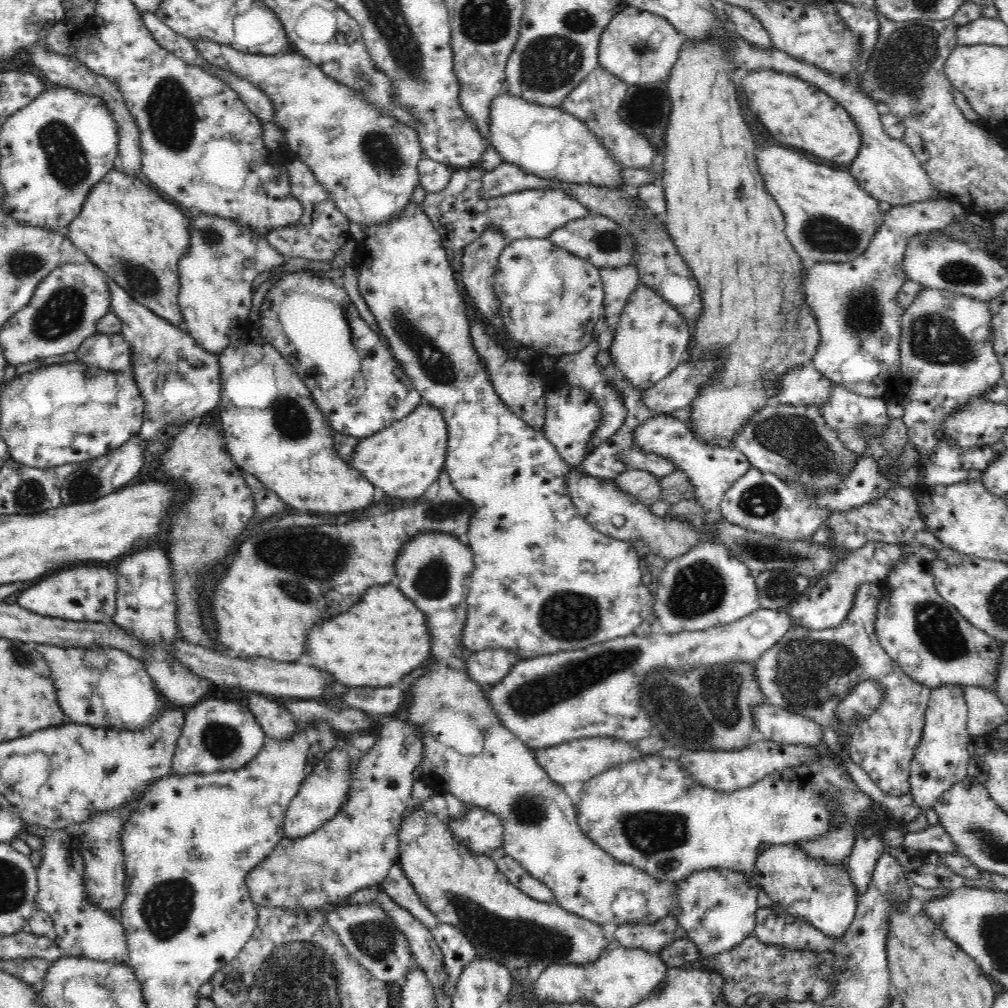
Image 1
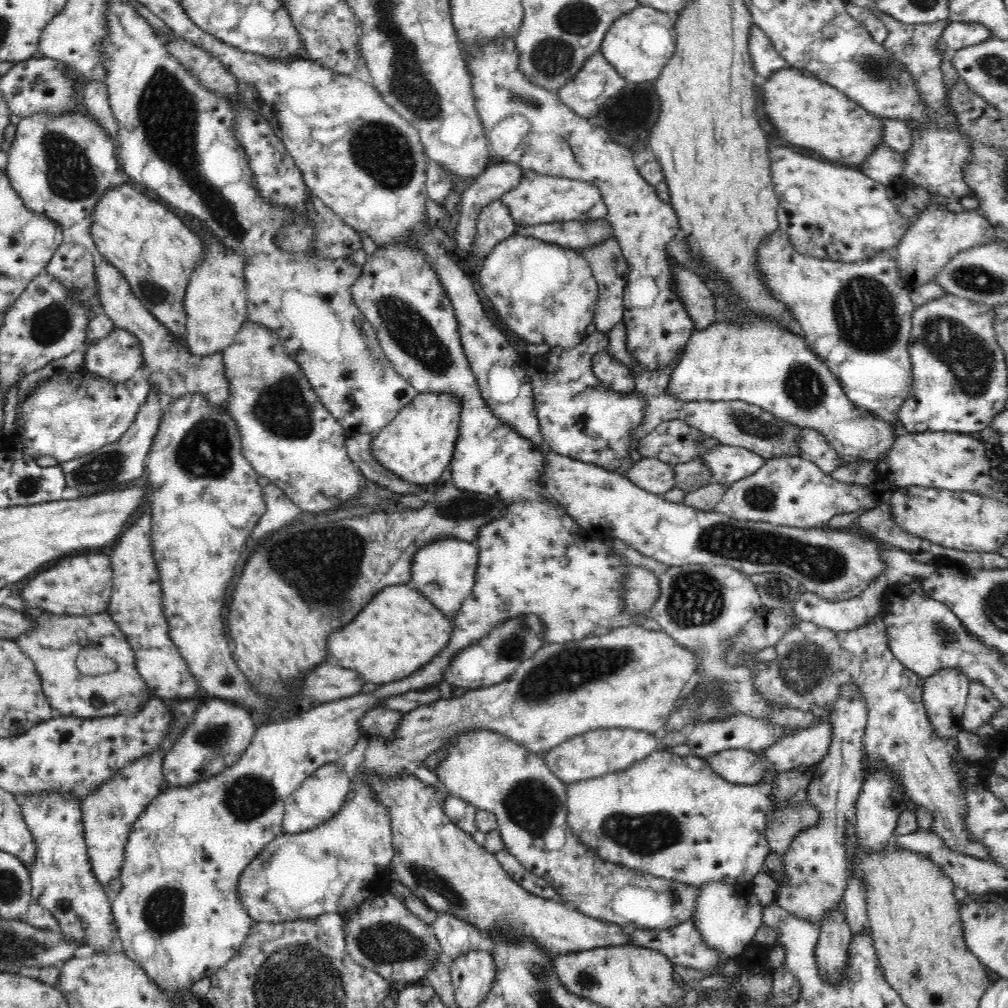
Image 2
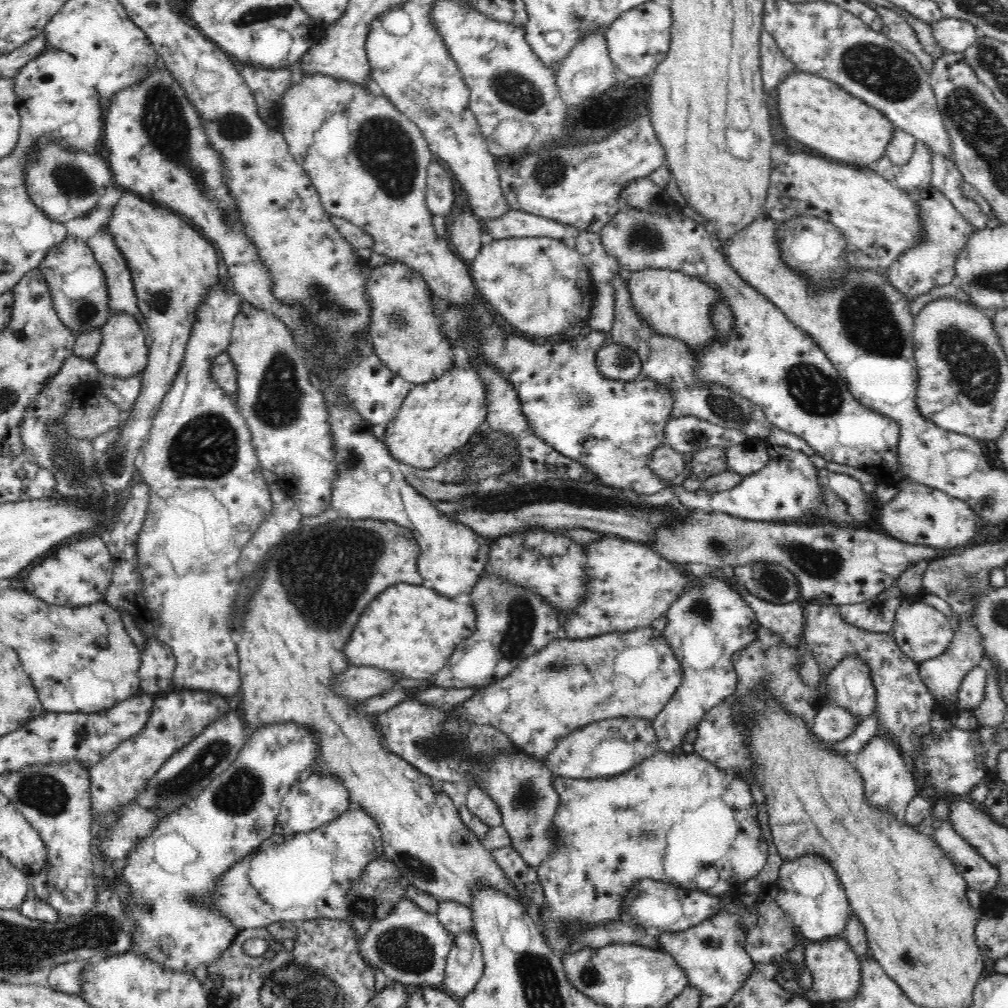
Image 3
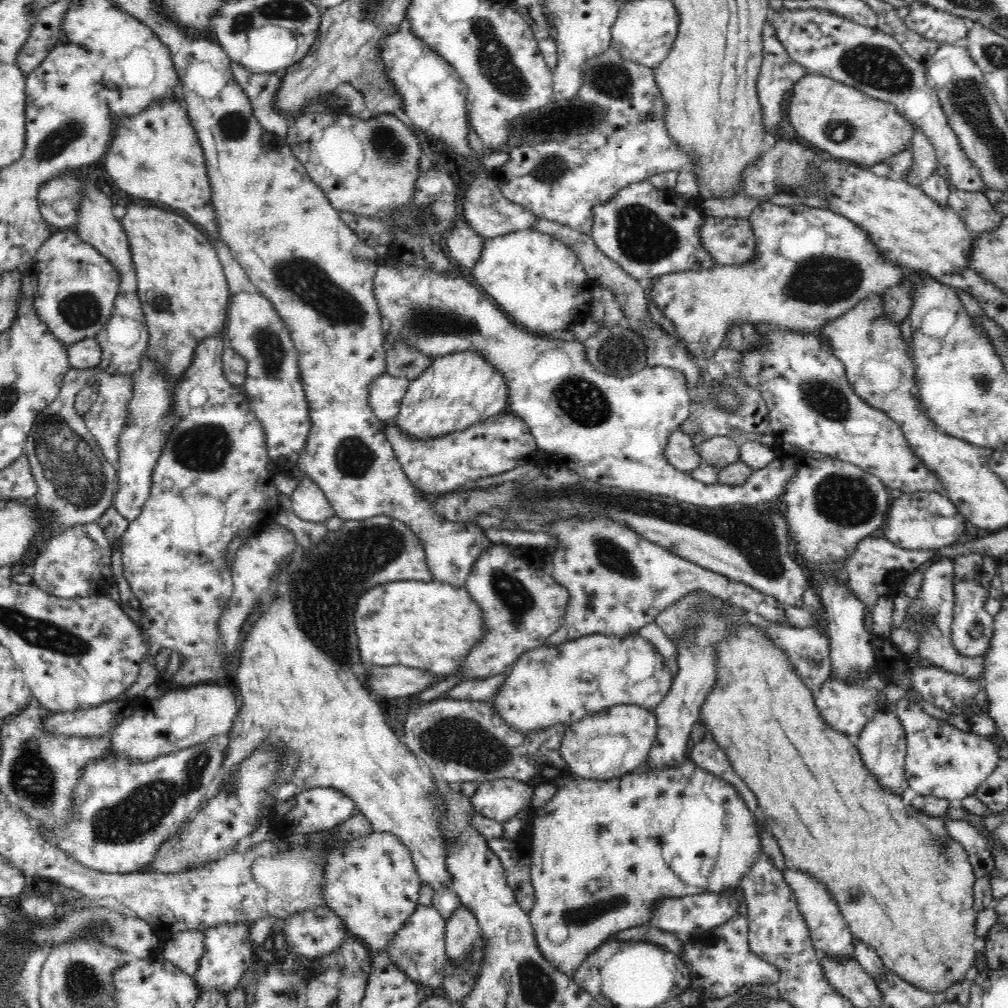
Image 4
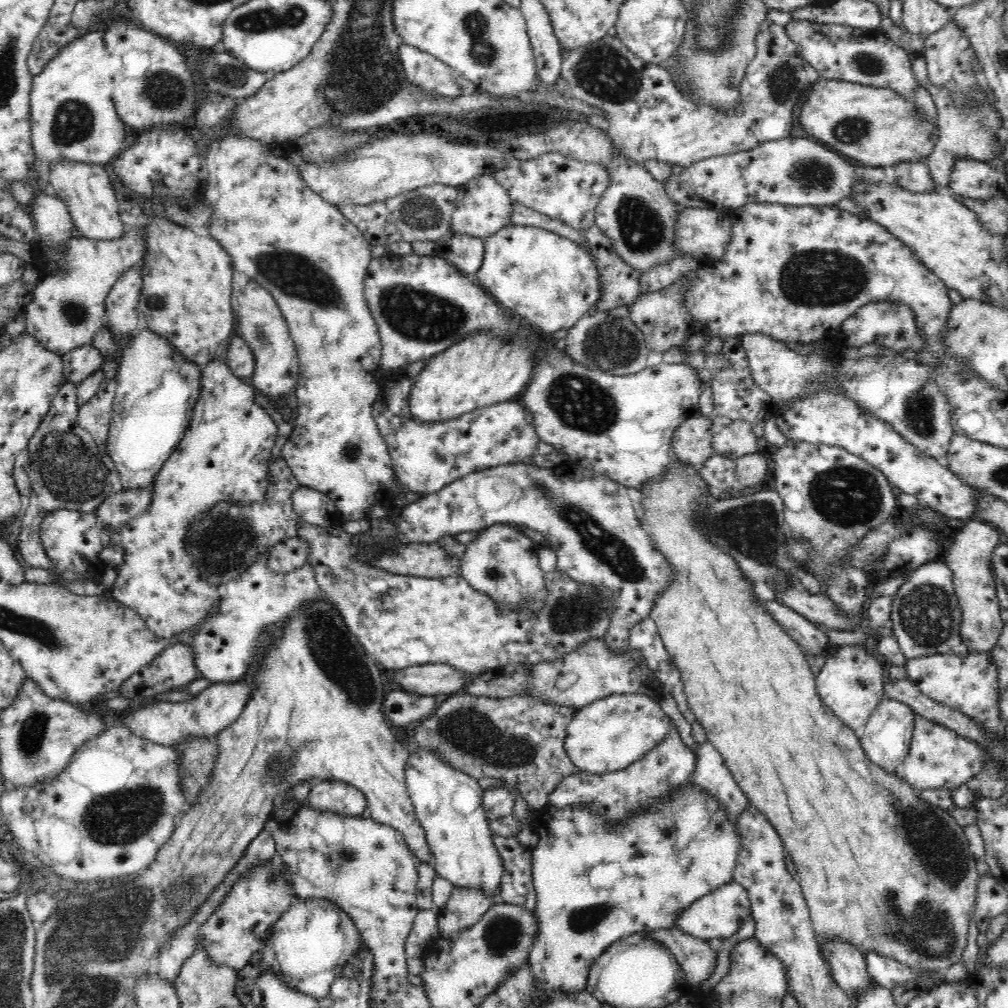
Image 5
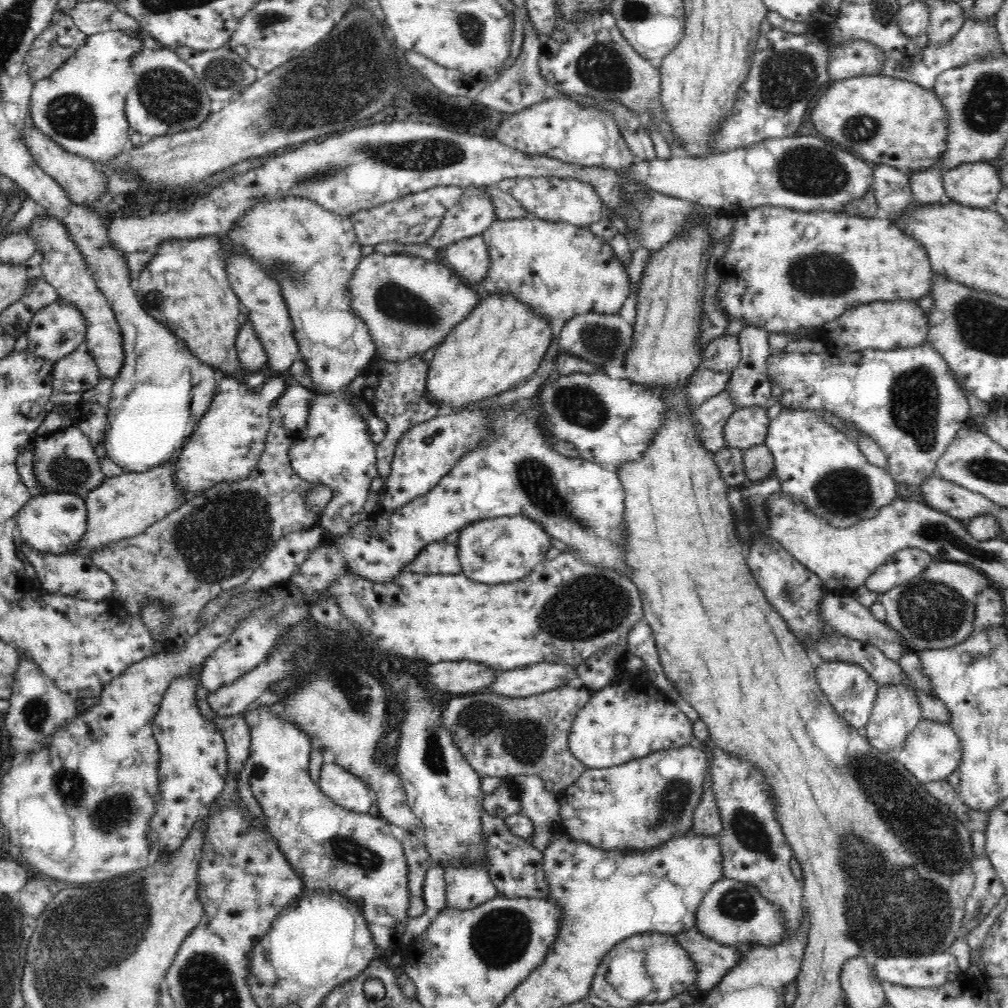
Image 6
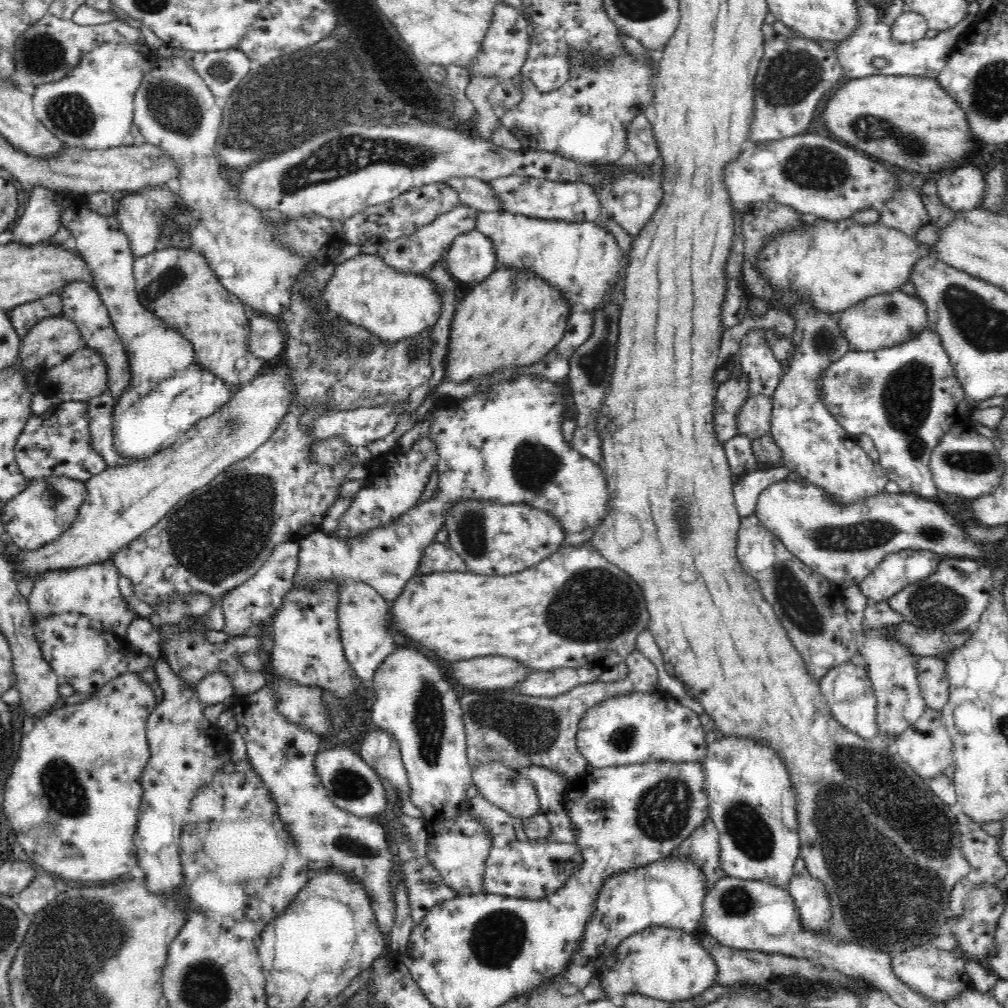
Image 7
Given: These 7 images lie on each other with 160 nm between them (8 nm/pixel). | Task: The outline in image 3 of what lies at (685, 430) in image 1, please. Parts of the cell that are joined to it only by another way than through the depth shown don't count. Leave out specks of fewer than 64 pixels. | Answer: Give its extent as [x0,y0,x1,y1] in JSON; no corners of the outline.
[726,440,769,476]

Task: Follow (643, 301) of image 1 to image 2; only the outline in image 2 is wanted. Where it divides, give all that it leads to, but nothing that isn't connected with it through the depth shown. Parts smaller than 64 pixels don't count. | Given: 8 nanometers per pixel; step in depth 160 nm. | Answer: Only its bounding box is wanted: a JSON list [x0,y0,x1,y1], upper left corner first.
[462,39,696,371]

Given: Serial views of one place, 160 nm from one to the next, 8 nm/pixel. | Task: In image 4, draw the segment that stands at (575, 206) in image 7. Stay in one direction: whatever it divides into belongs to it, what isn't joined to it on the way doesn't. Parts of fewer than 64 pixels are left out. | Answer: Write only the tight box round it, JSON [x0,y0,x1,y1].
[494,8,808,234]

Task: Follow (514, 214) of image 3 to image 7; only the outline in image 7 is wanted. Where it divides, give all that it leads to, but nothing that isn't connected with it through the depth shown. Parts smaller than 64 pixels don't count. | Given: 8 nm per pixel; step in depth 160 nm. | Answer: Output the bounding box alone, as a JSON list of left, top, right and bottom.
[376,203,478,274]

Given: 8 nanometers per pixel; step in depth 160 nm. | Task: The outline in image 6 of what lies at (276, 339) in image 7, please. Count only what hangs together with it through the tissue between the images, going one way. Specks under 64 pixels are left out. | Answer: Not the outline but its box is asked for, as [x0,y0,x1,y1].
[235,321,266,374]

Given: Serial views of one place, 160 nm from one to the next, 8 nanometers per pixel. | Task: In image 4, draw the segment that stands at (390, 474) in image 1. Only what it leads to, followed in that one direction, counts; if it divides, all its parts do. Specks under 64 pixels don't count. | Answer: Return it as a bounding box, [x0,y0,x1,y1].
[395,352,509,439]

